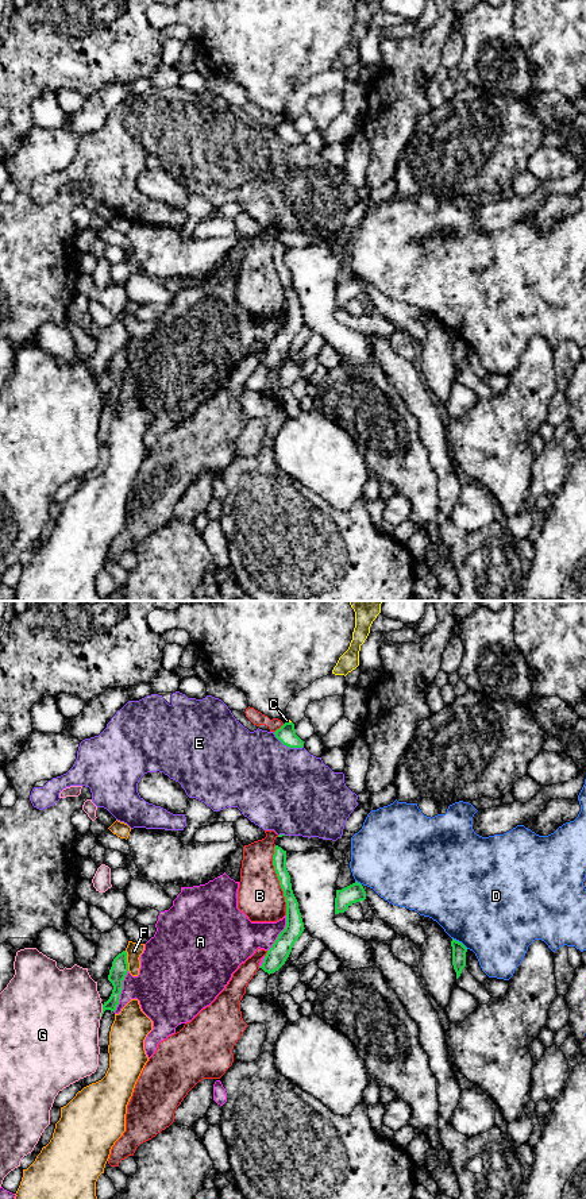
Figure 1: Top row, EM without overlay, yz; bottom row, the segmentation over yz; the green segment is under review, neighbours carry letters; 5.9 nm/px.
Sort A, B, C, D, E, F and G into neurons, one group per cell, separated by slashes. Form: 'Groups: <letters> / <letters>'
Groups: A / B C / D / E / F / G

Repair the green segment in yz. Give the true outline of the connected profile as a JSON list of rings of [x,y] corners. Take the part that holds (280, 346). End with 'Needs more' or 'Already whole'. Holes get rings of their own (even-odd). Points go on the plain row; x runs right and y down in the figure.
[[[278,240],[274,242],[273,261],[286,297],[286,321],[267,346],[259,362],[269,370],[278,366],[285,359],[294,338],[305,324],[298,297],[292,285],[290,270],[286,265],[286,246]]]. Already whole

